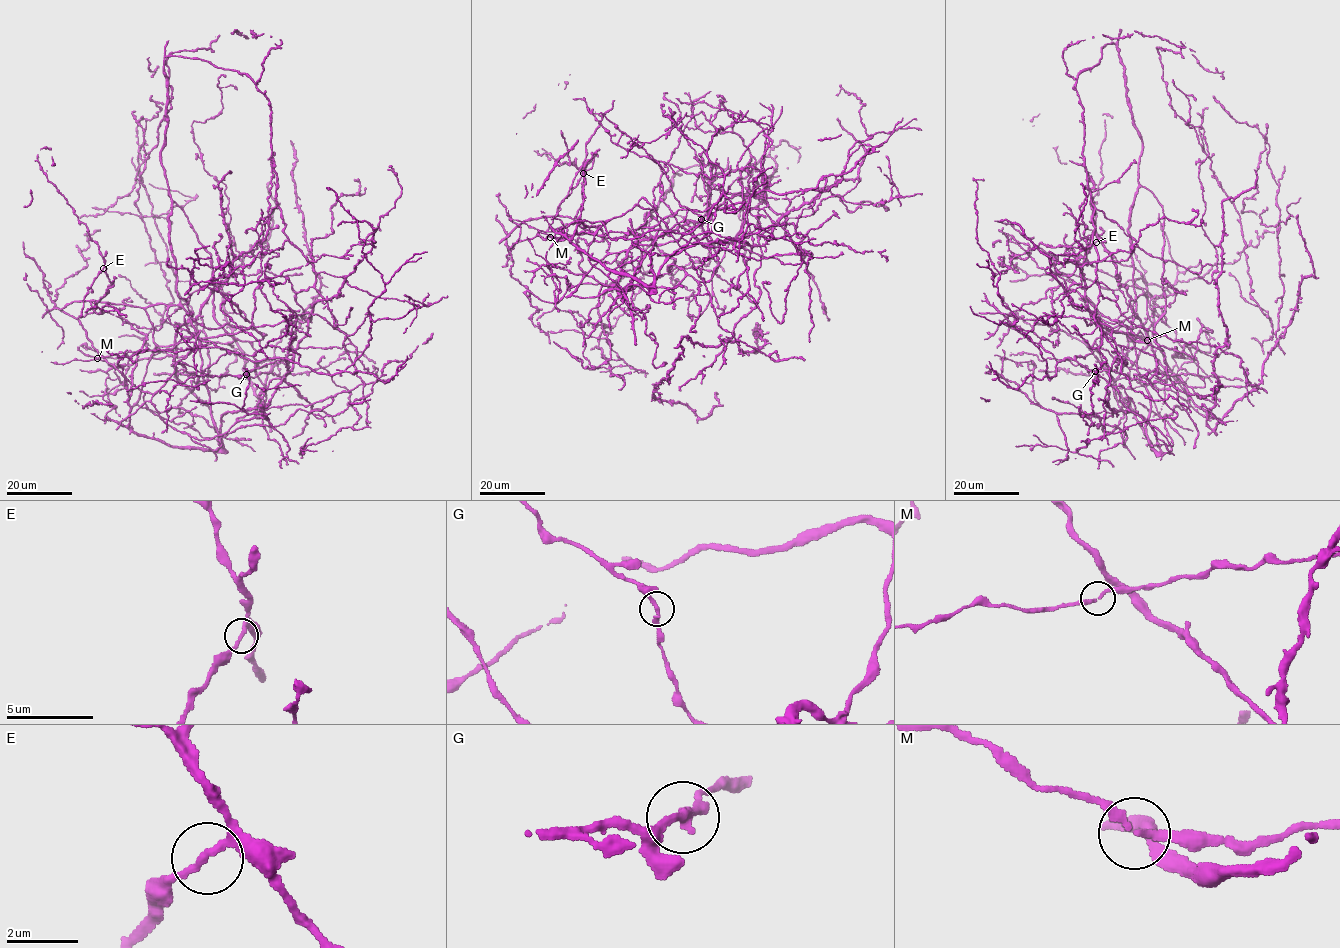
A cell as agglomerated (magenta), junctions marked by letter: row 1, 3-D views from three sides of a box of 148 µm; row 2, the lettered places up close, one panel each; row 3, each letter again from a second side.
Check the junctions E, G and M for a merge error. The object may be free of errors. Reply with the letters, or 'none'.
none

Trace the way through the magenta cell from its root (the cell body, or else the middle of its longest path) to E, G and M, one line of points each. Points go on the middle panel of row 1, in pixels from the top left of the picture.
E: (580, 231), (561, 240), (549, 236), (543, 238), (537, 233), (550, 232), (574, 221), (583, 202), (583, 173)
G: (580, 231), (653, 208), (657, 233), (629, 250), (761, 208), (803, 261), (713, 243), (701, 219)
M: (580, 231), (561, 240), (550, 237)

